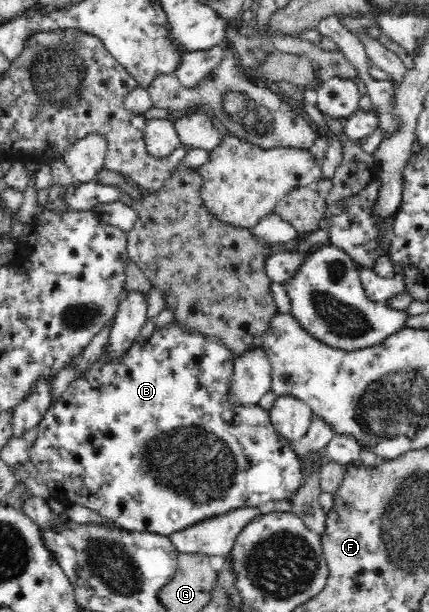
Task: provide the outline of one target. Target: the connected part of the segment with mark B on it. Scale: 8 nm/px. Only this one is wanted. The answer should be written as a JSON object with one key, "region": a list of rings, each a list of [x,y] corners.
{"region":[[[170,323],[165,325],[161,331],[155,331],[148,340],[142,340],[142,338],[138,338],[131,347],[129,347],[128,352],[119,359],[119,363],[111,363],[111,365],[106,365],[104,361],[102,361],[102,357],[99,357],[99,362],[95,363],[81,379],[74,379],[71,383],[69,389],[66,389],[61,395],[61,399],[57,404],[51,405],[48,409],[47,414],[43,417],[41,423],[38,426],[38,437],[35,441],[34,447],[29,448],[29,457],[34,463],[37,471],[39,472],[41,478],[44,483],[51,489],[51,497],[55,497],[59,500],[65,507],[72,505],[82,505],[83,507],[88,507],[93,511],[97,511],[101,516],[107,517],[115,523],[115,525],[119,528],[125,529],[130,532],[147,532],[159,535],[171,535],[176,531],[181,531],[182,529],[187,529],[187,527],[191,527],[194,523],[199,523],[199,521],[203,521],[207,518],[212,518],[218,515],[223,515],[224,513],[229,513],[233,511],[233,509],[237,509],[238,507],[247,507],[247,506],[258,506],[260,503],[266,501],[285,501],[291,500],[291,497],[300,491],[303,483],[304,483],[304,467],[301,463],[301,460],[297,457],[297,454],[290,449],[291,443],[285,440],[281,435],[276,433],[273,425],[270,421],[270,413],[267,413],[265,409],[260,406],[255,406],[251,408],[237,408],[237,406],[231,406],[228,401],[228,395],[226,395],[226,391],[228,390],[228,385],[230,384],[230,375],[232,374],[232,367],[234,364],[234,360],[230,351],[224,349],[222,345],[218,341],[214,341],[214,339],[207,339],[203,337],[203,335],[193,335],[192,331],[187,331],[184,327],[179,327],[178,325],[171,325]]]}

